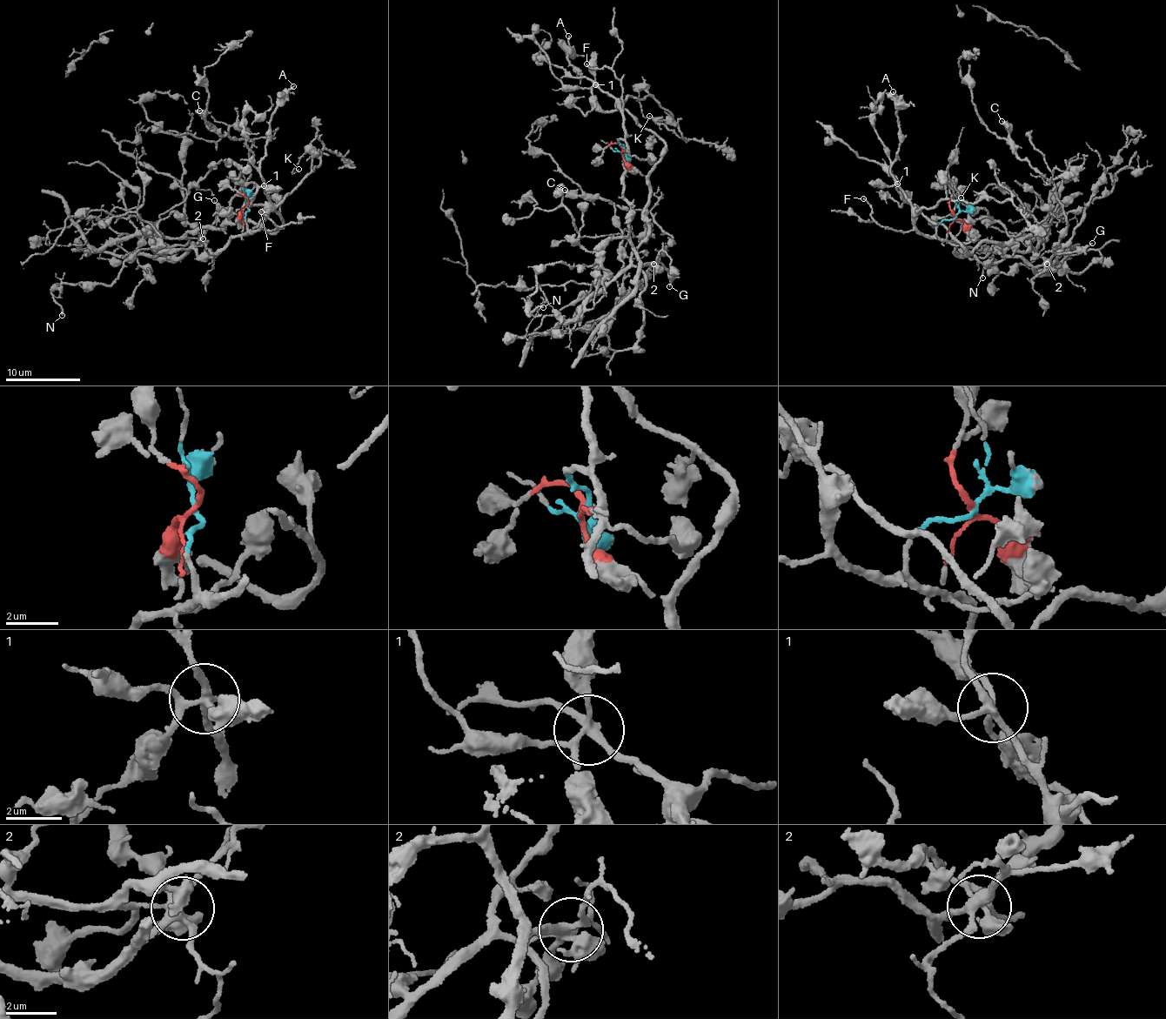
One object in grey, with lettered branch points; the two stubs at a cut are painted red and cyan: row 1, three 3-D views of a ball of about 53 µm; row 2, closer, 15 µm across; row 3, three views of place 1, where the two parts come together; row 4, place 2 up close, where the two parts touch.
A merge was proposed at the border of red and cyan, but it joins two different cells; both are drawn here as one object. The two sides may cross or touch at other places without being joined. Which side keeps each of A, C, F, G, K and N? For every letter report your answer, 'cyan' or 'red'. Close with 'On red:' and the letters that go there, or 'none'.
A: cyan
C: cyan
F: cyan
G: cyan
K: cyan
N: cyan
On red: none

